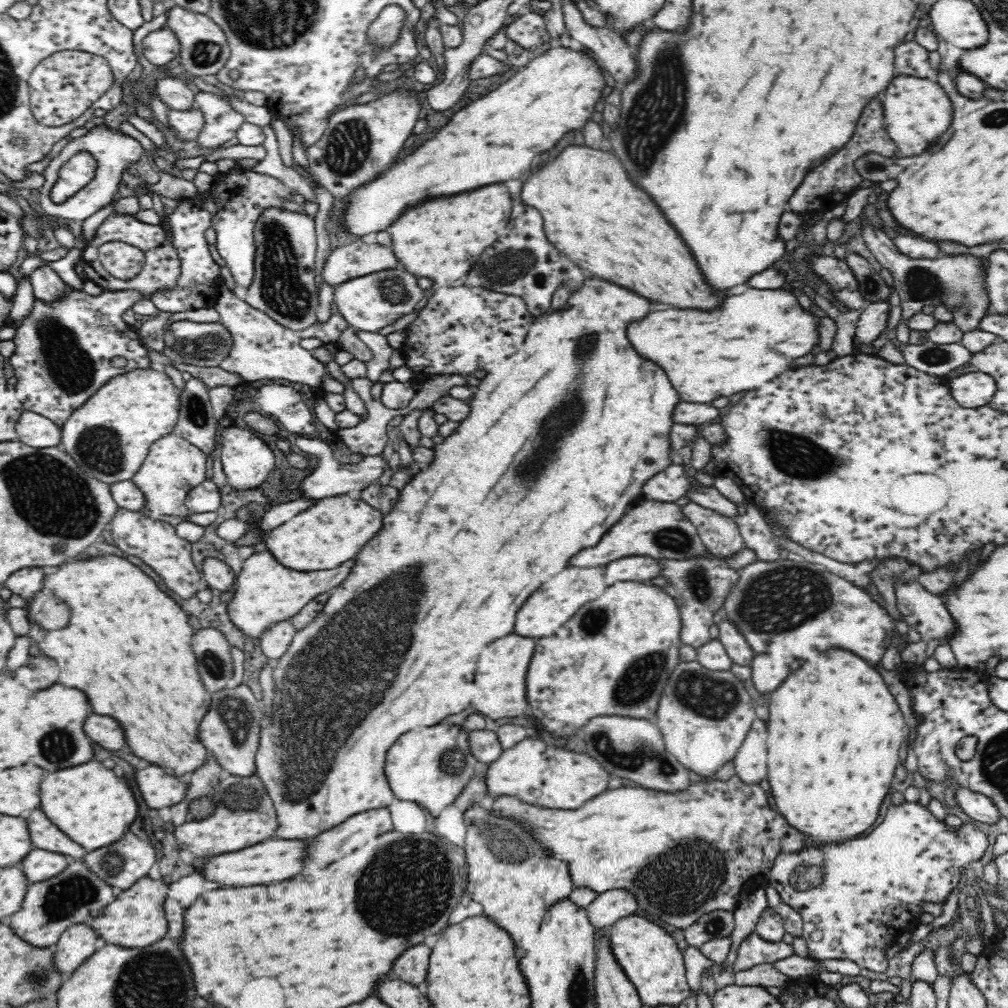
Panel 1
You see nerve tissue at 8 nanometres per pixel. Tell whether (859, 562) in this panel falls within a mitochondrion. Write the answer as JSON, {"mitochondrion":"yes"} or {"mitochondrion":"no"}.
{"mitochondrion":"no"}

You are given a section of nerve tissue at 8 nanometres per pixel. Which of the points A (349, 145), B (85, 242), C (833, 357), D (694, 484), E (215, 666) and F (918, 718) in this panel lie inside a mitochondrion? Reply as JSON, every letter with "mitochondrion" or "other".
{"A":"mitochondrion","B":"other","C":"other","D":"other","E":"mitochondrion","F":"other"}

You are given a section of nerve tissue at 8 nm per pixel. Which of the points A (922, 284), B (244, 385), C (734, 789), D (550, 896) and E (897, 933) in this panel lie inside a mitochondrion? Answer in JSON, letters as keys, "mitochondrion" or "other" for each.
{"A":"mitochondrion","B":"other","C":"other","D":"other","E":"other"}

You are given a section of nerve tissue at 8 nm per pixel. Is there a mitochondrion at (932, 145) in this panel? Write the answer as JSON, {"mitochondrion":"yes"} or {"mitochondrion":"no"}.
{"mitochondrion":"no"}

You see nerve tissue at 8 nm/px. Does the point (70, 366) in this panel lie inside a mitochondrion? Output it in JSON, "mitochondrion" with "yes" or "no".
{"mitochondrion":"yes"}

